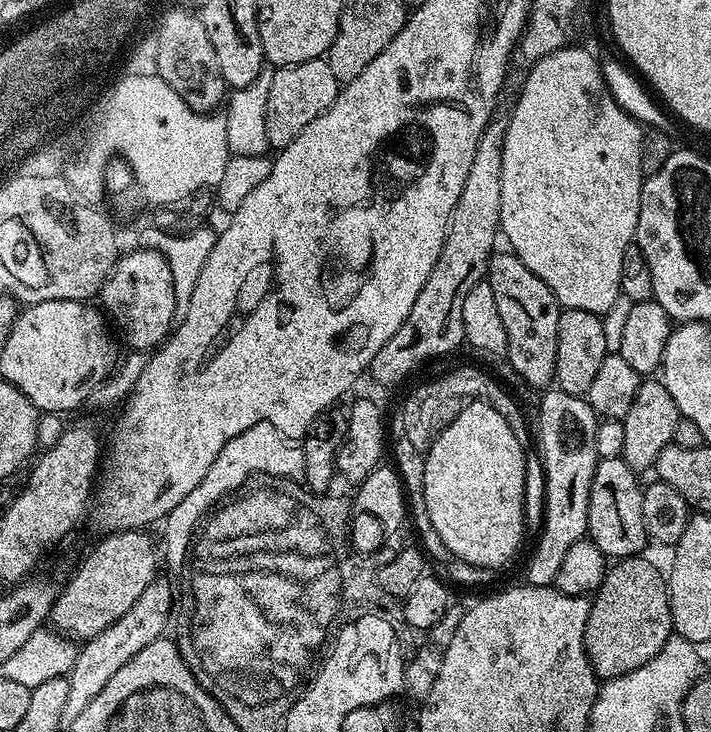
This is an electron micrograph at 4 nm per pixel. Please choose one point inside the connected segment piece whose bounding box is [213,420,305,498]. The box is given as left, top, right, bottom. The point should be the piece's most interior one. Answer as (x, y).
(263, 450)

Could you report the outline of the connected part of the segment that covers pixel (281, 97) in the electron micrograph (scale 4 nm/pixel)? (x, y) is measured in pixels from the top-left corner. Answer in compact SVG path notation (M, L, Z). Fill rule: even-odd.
M327 59L311 60L301 64L277 67L270 86L270 99L266 101L266 138L273 149L279 150L294 142L318 114L327 110L340 93L341 81L334 78Z

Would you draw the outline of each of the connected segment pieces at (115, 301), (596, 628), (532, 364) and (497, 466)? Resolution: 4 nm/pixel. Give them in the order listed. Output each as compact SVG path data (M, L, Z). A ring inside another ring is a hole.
M137 247L135 251L125 256L123 253L117 259L112 273L100 288L98 300L104 303L107 319L114 328L116 323L129 349L156 350L168 339L175 325L174 279L169 263L160 252L142 247Z
M643 555L626 556L617 559L604 574L599 590L591 597L590 618L586 618L584 645L588 661L601 681L613 680L646 666L658 650L673 635L672 611L668 605L668 582L663 571L659 572Z
M511 250L493 251L488 260L488 270L486 279L490 290L494 290L494 303L498 306L498 315L502 318L502 326L506 326L506 338L508 339L508 355L506 363L525 380L532 388L544 390L553 383L556 375L556 355L558 354L558 318L562 311L562 305L558 298L538 278L516 257L516 253Z
M473 400L438 434L424 456L424 497L426 514L438 530L438 538L455 559L472 564L477 570L500 568L516 556L524 540L526 517L524 515L524 464L525 445L514 438L514 430L506 426L506 418L484 400Z

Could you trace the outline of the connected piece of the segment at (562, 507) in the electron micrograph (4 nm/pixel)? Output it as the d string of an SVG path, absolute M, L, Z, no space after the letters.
M548 390L541 396L544 397L540 400L540 425L535 425L534 432L540 435L540 456L544 459L544 533L528 560L526 580L546 588L555 581L558 566L570 546L585 539L588 531L588 499L598 459L594 450L598 417L585 397L559 390Z

